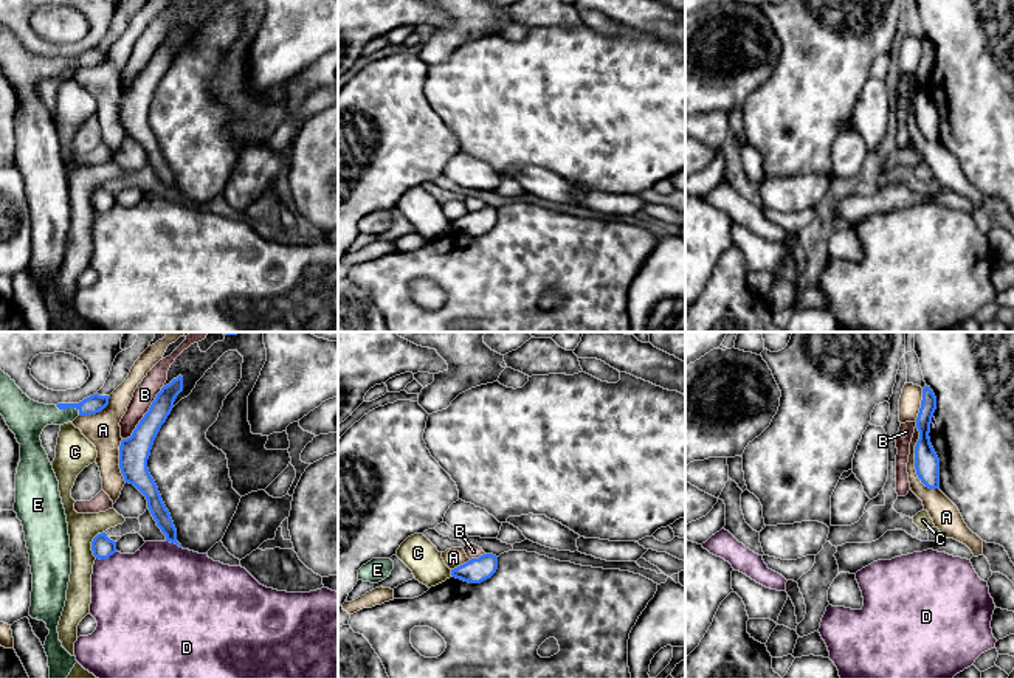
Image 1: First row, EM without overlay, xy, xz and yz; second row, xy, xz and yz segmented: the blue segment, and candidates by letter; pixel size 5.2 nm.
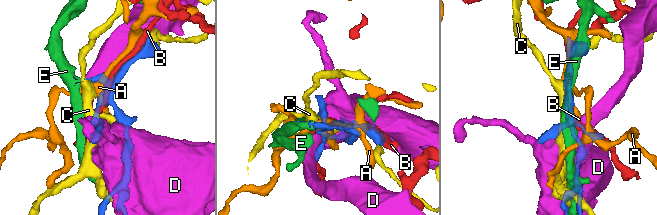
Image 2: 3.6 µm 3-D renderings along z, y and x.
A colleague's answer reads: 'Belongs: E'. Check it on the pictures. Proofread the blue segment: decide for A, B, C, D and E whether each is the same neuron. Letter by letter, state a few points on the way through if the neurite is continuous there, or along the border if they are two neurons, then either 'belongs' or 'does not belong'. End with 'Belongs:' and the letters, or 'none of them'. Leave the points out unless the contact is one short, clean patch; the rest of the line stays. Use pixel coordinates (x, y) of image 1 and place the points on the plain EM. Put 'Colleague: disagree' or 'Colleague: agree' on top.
Colleague: agree
A: does not belong
B: does not belong
C: does not belong
D: does not belong
E: belongs
Belongs: E

